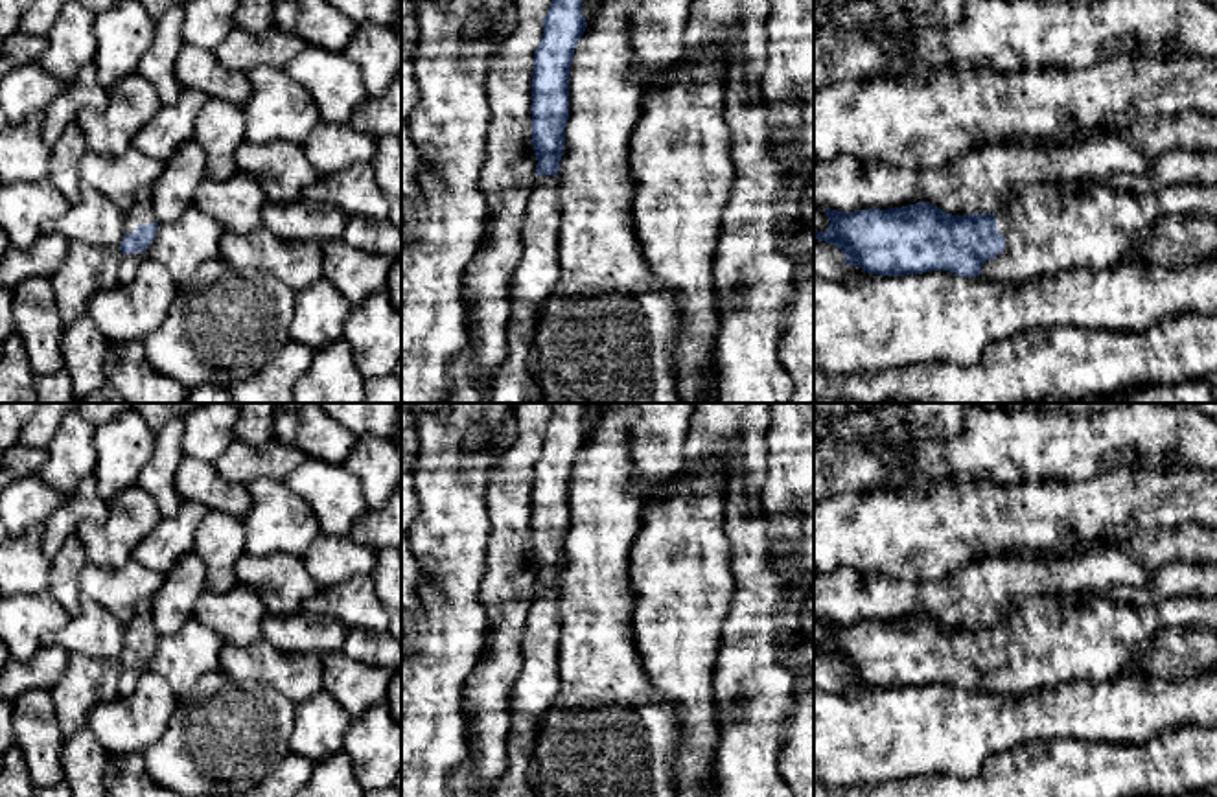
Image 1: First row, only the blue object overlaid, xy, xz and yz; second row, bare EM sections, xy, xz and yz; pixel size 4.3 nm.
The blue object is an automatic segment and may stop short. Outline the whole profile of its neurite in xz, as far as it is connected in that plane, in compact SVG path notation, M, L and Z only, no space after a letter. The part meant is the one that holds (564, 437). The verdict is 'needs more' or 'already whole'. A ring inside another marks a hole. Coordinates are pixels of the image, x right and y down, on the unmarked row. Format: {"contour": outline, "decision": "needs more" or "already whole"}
{"contour": "M585 403L551 405L552 416L543 433L532 484L536 595L527 613L519 644L519 674L506 709L510 714L508 764L492 797L538 797L536 788L527 780L527 769L543 718L554 707L562 687L558 582L569 532L569 486L587 434L582 425Z", "decision": "needs more"}

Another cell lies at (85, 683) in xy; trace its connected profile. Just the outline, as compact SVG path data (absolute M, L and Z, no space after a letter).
M68 655L63 677L50 688L57 725L64 736L87 727L87 718L99 703L120 698L120 659Z

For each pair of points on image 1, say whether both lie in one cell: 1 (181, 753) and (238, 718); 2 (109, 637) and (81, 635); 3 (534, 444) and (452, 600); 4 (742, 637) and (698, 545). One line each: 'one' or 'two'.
1: one
2: one
3: two
4: two

